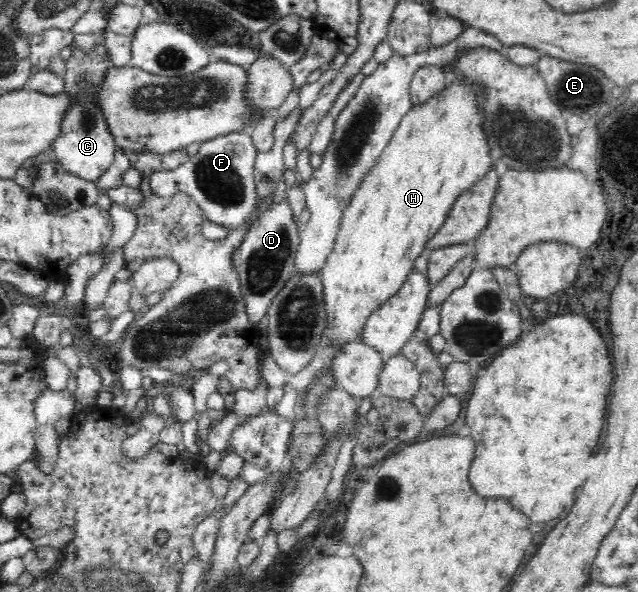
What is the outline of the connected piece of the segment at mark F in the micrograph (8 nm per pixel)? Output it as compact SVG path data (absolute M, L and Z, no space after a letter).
M232 132L198 145L197 152L188 161L168 171L152 171L145 175L151 192L158 197L188 192L201 207L204 217L236 229L246 223L256 205L254 163L257 150L248 132Z

